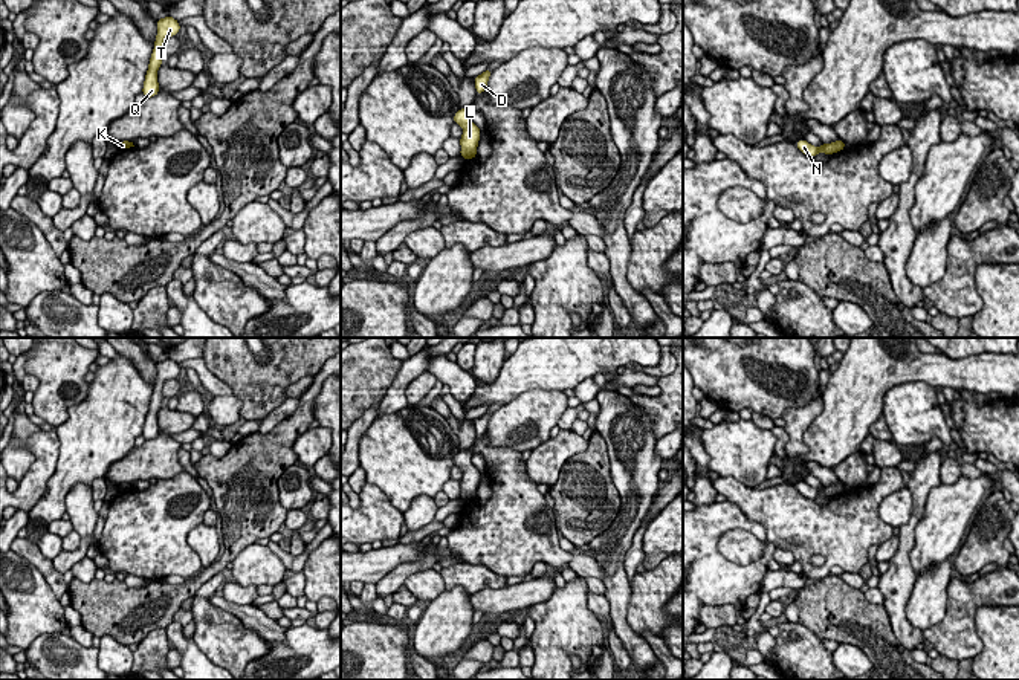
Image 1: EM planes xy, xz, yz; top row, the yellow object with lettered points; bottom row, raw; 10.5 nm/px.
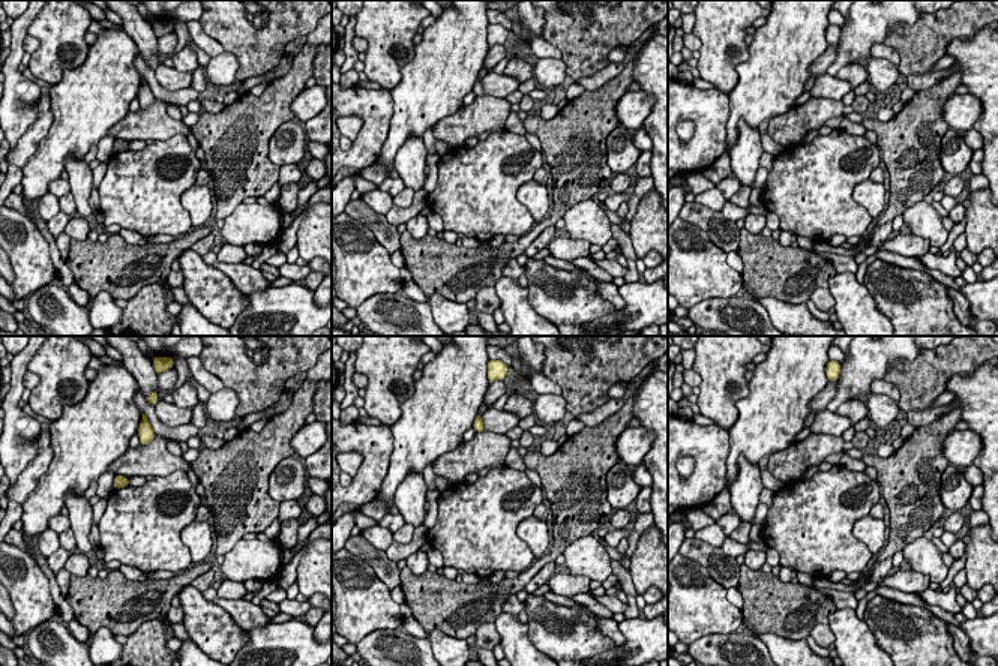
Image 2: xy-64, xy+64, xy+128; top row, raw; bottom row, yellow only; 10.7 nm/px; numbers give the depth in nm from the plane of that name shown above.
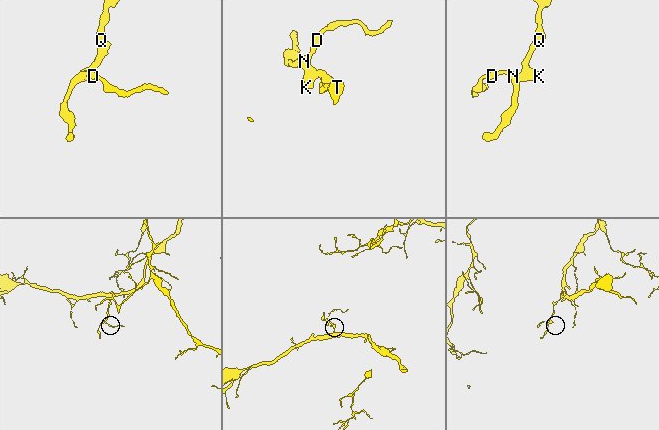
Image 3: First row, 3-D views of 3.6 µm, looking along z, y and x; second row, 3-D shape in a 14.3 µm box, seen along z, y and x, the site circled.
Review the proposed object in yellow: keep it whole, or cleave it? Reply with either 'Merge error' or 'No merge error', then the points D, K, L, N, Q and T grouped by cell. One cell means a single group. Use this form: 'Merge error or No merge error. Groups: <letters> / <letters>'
No merge error. Groups: D K L N Q T

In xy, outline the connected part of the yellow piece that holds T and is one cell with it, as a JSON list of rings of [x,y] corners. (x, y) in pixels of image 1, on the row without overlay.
[[[170,358],[165,361],[156,362],[156,368],[157,368],[157,377],[154,382],[154,391],[150,400],[148,413],[147,413],[144,429],[142,429],[142,436],[145,440],[153,440],[159,436],[157,413],[163,406],[162,405],[163,384],[168,379],[177,377],[180,373],[179,364]]]

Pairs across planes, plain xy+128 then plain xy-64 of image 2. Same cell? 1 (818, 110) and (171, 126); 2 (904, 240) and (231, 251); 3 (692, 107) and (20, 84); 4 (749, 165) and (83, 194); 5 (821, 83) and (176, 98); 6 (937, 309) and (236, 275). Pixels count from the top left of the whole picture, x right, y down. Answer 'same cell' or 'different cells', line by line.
1: same cell
2: same cell
3: different cells
4: same cell
5: different cells
6: different cells

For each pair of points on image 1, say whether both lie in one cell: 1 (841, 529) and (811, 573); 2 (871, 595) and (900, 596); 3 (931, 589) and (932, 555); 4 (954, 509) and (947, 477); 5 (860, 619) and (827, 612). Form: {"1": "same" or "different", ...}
{"1": "same", "2": "different", "3": "different", "4": "different", "5": "same"}

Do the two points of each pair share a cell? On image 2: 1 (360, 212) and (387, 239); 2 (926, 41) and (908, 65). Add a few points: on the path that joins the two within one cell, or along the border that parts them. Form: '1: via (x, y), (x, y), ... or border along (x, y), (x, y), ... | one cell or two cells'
1: via (368, 218), (381, 231) | one cell
2: via (920, 47), (913, 59) | one cell

